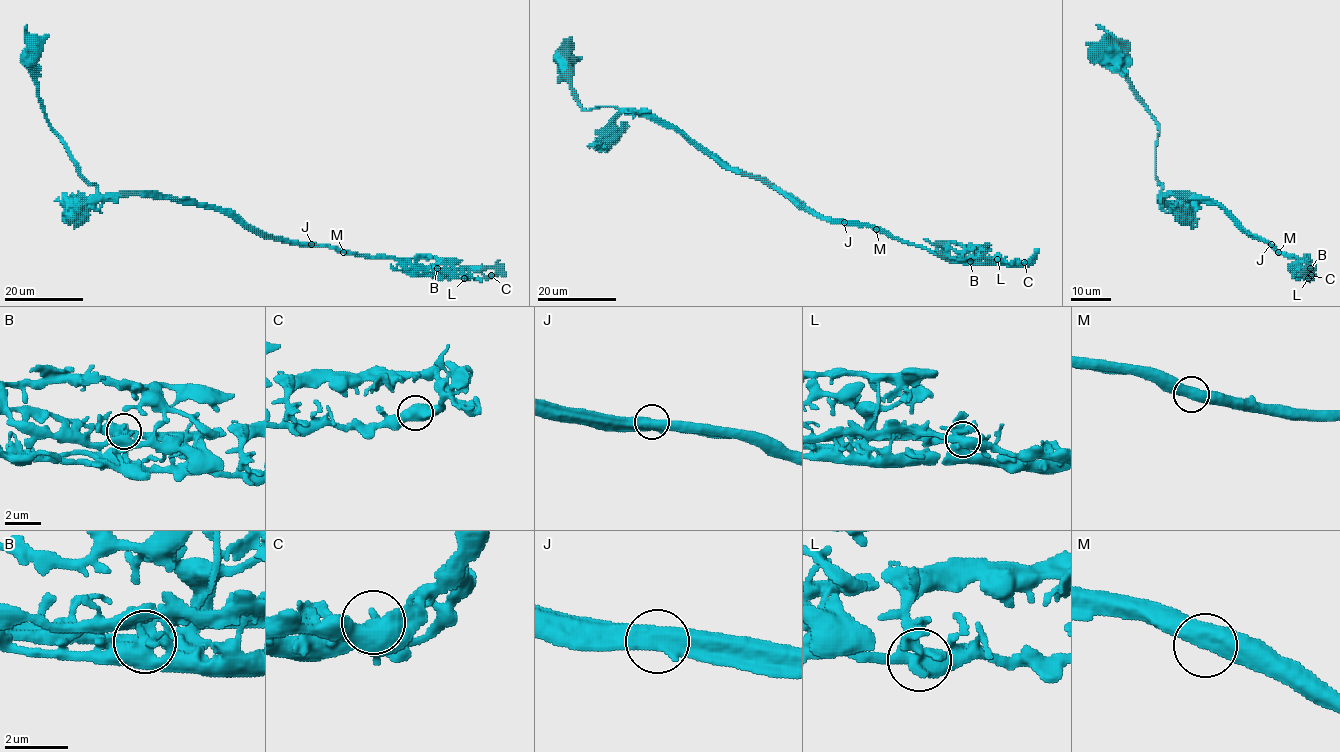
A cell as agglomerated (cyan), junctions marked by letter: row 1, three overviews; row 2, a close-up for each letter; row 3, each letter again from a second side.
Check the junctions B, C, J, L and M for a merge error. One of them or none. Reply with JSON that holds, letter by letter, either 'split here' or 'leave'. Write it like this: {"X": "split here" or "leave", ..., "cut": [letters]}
{"B": "leave", "C": "leave", "J": "split here", "L": "leave", "M": "leave", "cut": ["J"]}

